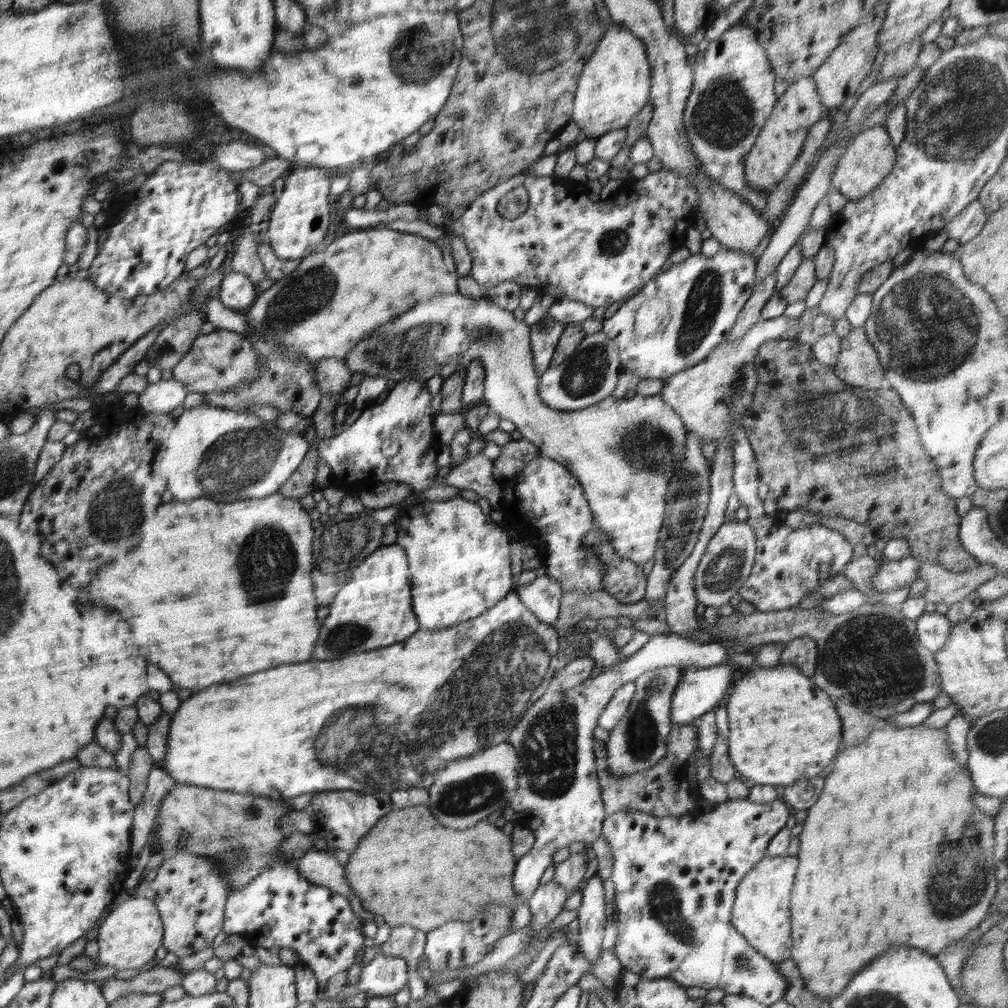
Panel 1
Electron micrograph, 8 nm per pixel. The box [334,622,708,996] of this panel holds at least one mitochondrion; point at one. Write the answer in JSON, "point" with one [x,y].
{"point":[549,743]}

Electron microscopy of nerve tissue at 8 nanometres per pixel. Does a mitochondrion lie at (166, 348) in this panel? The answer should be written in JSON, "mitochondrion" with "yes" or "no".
{"mitochondrion":"yes"}

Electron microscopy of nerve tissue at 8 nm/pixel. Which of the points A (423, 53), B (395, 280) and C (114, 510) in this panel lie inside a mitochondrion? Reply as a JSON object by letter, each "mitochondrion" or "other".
{"A":"mitochondrion","B":"other","C":"mitochondrion"}

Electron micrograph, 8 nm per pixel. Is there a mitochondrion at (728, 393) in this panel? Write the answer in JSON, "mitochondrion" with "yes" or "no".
{"mitochondrion":"yes"}

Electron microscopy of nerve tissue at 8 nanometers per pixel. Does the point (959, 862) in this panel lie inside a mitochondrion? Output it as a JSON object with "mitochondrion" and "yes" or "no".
{"mitochondrion":"yes"}

